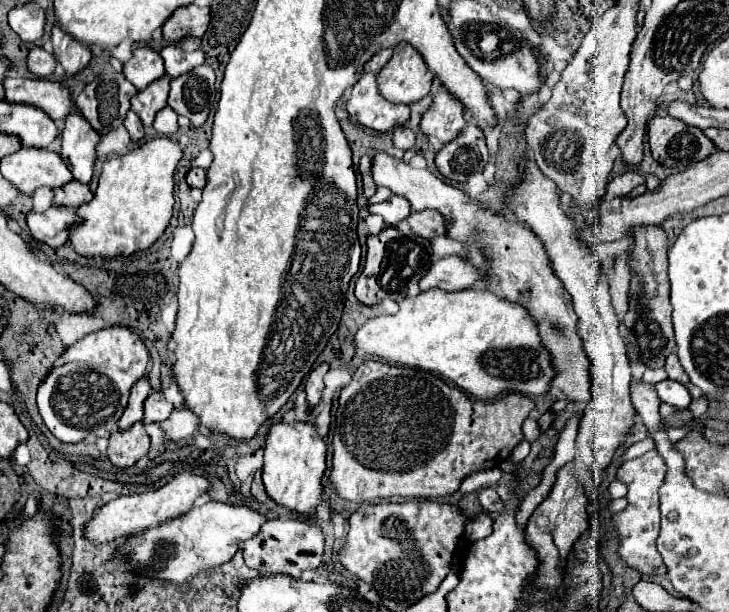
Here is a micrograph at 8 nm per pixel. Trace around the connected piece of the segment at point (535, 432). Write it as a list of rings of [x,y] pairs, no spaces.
[[[535,416],[527,418],[527,422],[523,424],[523,434],[525,434],[525,440],[529,440],[529,442],[535,442],[539,438],[541,432],[539,432],[539,426],[537,426]]]

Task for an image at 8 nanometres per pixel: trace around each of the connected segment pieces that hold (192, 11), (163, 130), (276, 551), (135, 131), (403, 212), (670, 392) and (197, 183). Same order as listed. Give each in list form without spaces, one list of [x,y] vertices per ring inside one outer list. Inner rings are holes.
[[[189,4],[185,8],[179,8],[173,12],[173,16],[163,24],[163,40],[167,44],[177,44],[187,36],[201,38],[207,30],[211,16],[209,8],[199,8],[195,4]]]
[[[169,106],[163,108],[161,112],[157,112],[153,128],[155,128],[159,134],[163,134],[163,136],[175,134],[175,132],[177,132],[177,114],[175,114]]]
[[[267,520],[259,532],[241,546],[245,564],[261,574],[287,574],[299,578],[303,570],[315,570],[323,558],[323,534],[311,522],[301,520]]]
[[[129,110],[123,124],[125,124],[125,128],[127,128],[127,132],[129,132],[129,136],[131,136],[133,142],[137,142],[137,140],[143,138],[143,124],[141,124],[141,120],[137,118],[137,114],[133,114],[133,112]]]
[[[391,196],[389,200],[385,200],[381,204],[371,204],[369,206],[369,212],[383,216],[385,224],[389,224],[389,226],[395,226],[397,222],[405,220],[409,216],[409,210],[411,210],[409,202],[401,196]]]
[[[663,380],[659,384],[655,384],[657,394],[663,402],[675,406],[675,408],[689,408],[691,404],[691,394],[687,392],[687,388],[675,380]]]
[[[191,168],[187,174],[187,184],[191,188],[203,188],[207,182],[207,172],[203,168]]]

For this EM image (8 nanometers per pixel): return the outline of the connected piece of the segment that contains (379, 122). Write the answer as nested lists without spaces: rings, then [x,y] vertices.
[[[363,74],[353,86],[347,112],[353,120],[377,132],[389,132],[409,122],[409,106],[387,102],[379,94],[373,74]]]

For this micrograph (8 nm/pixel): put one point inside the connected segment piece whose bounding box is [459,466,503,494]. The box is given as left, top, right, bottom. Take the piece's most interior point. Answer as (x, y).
(475, 481)

